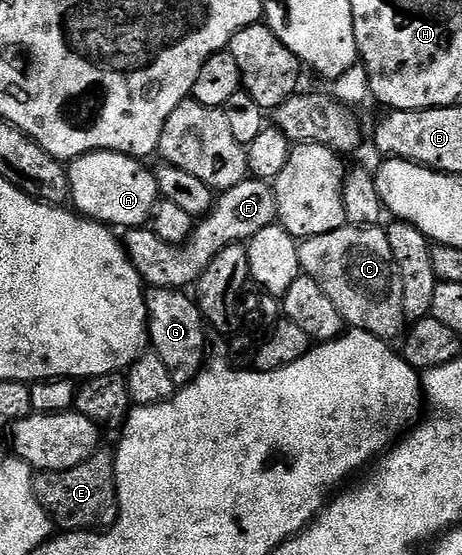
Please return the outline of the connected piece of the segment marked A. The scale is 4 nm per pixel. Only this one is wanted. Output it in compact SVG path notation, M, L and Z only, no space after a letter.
M99 151L77 157L68 165L73 208L81 216L111 227L122 225L123 230L128 230L145 226L153 218L154 207L160 200L154 169L146 165L149 164L126 153Z

